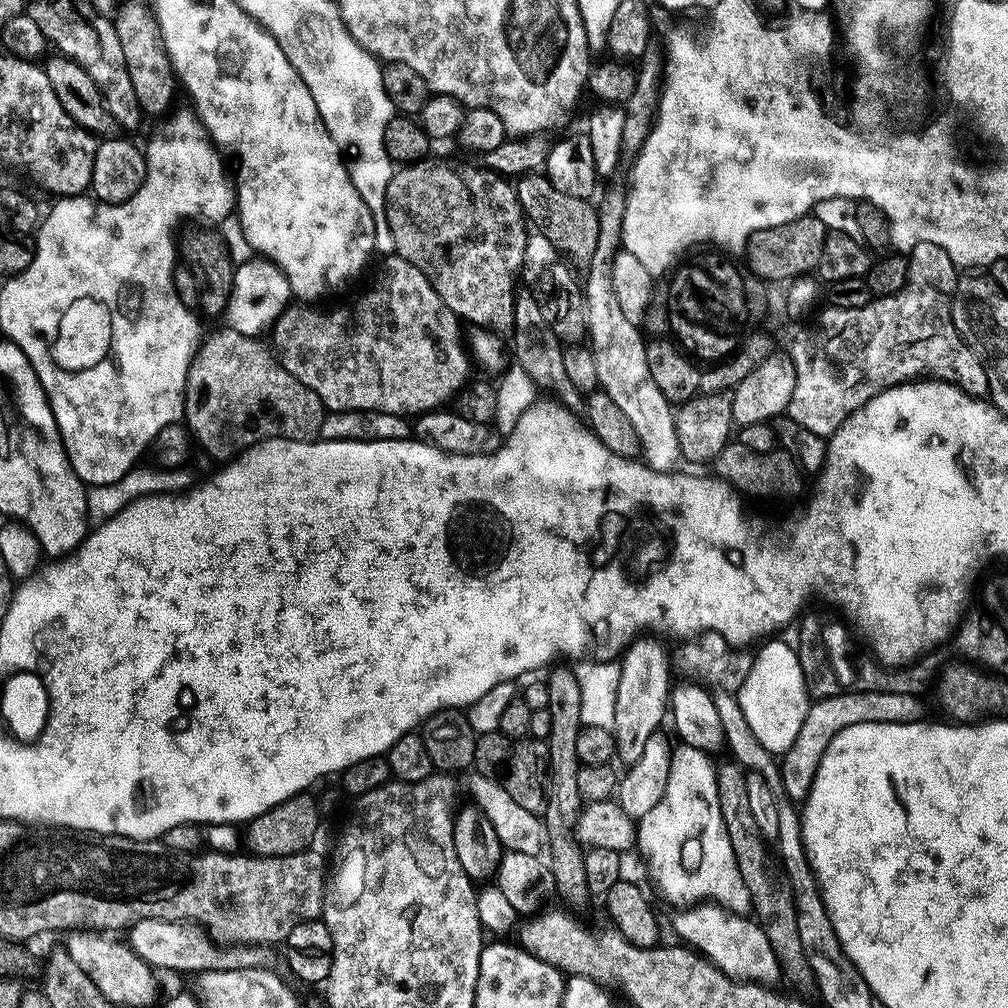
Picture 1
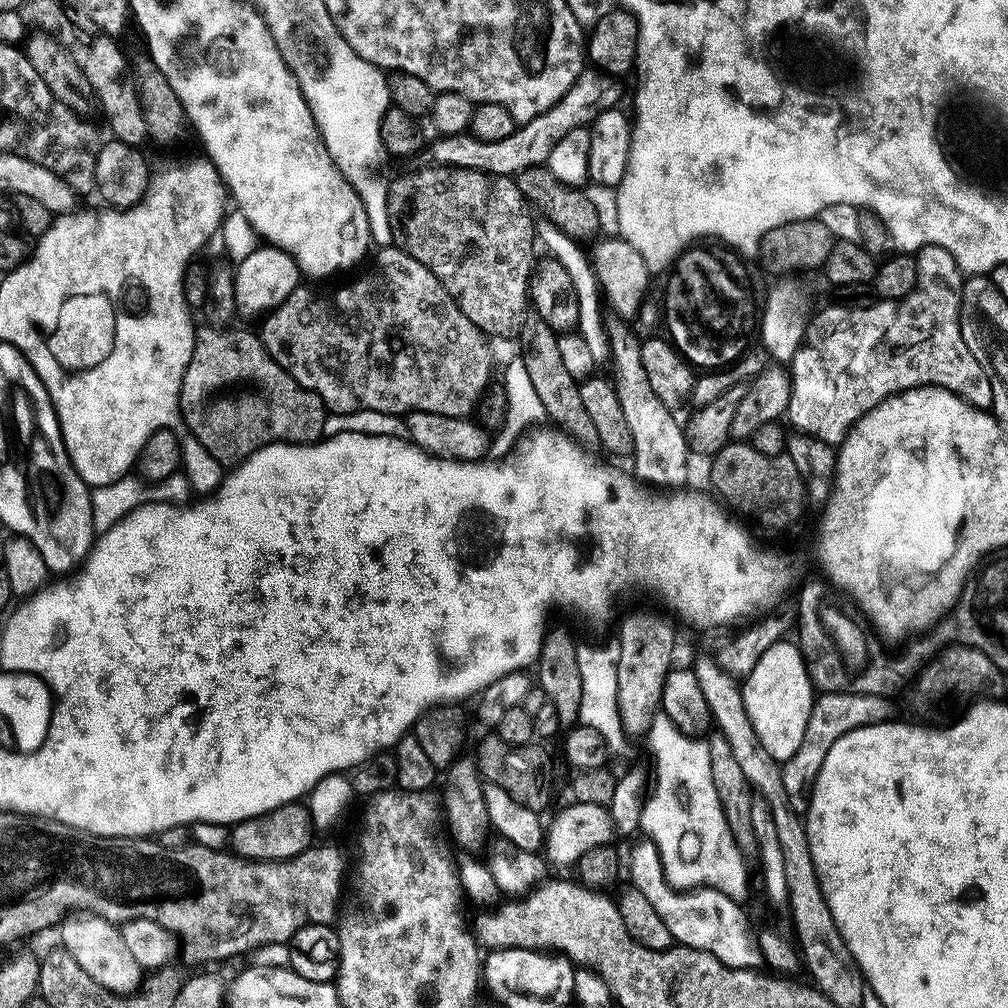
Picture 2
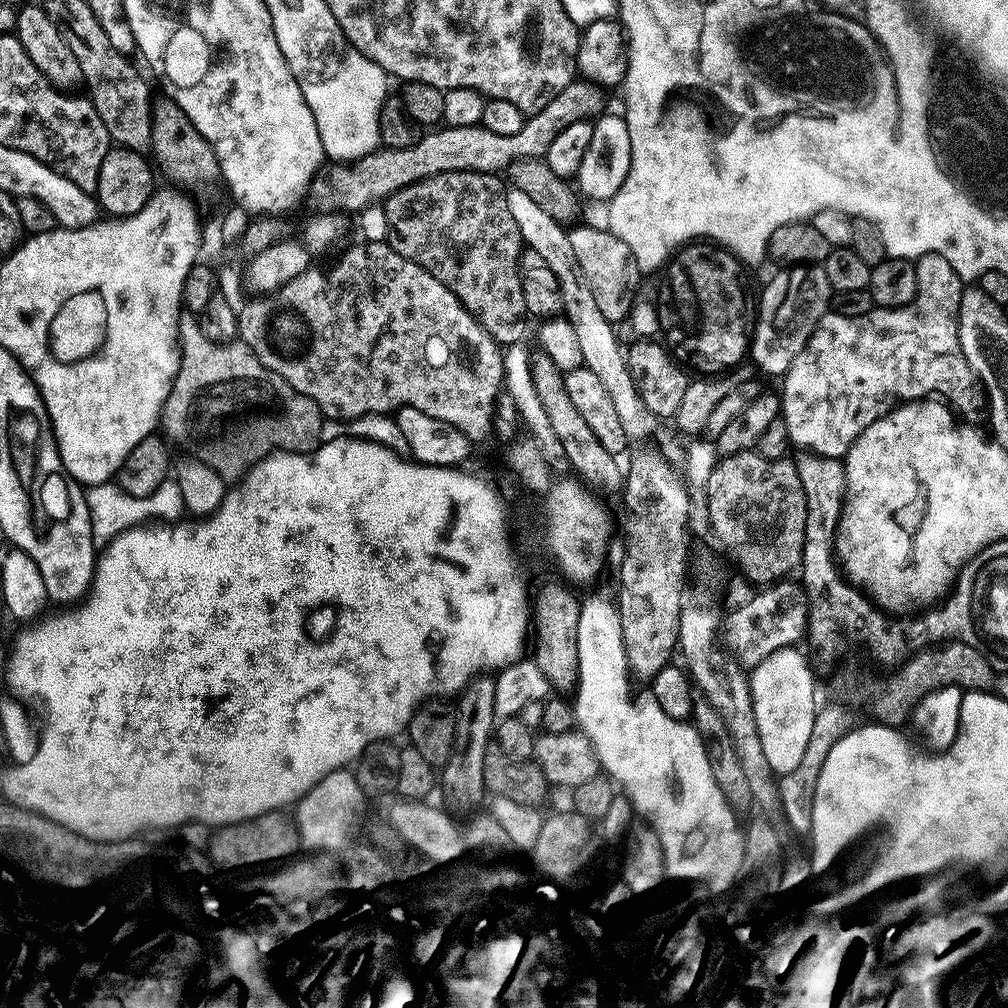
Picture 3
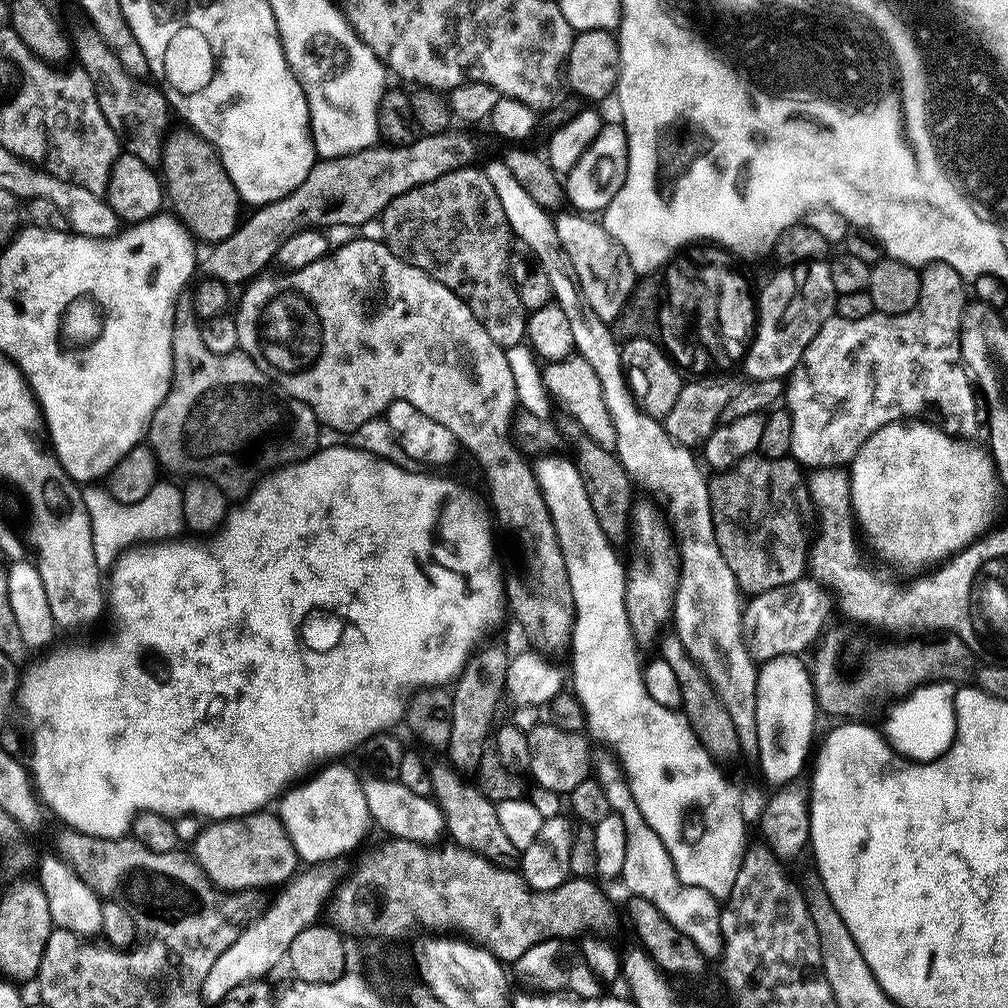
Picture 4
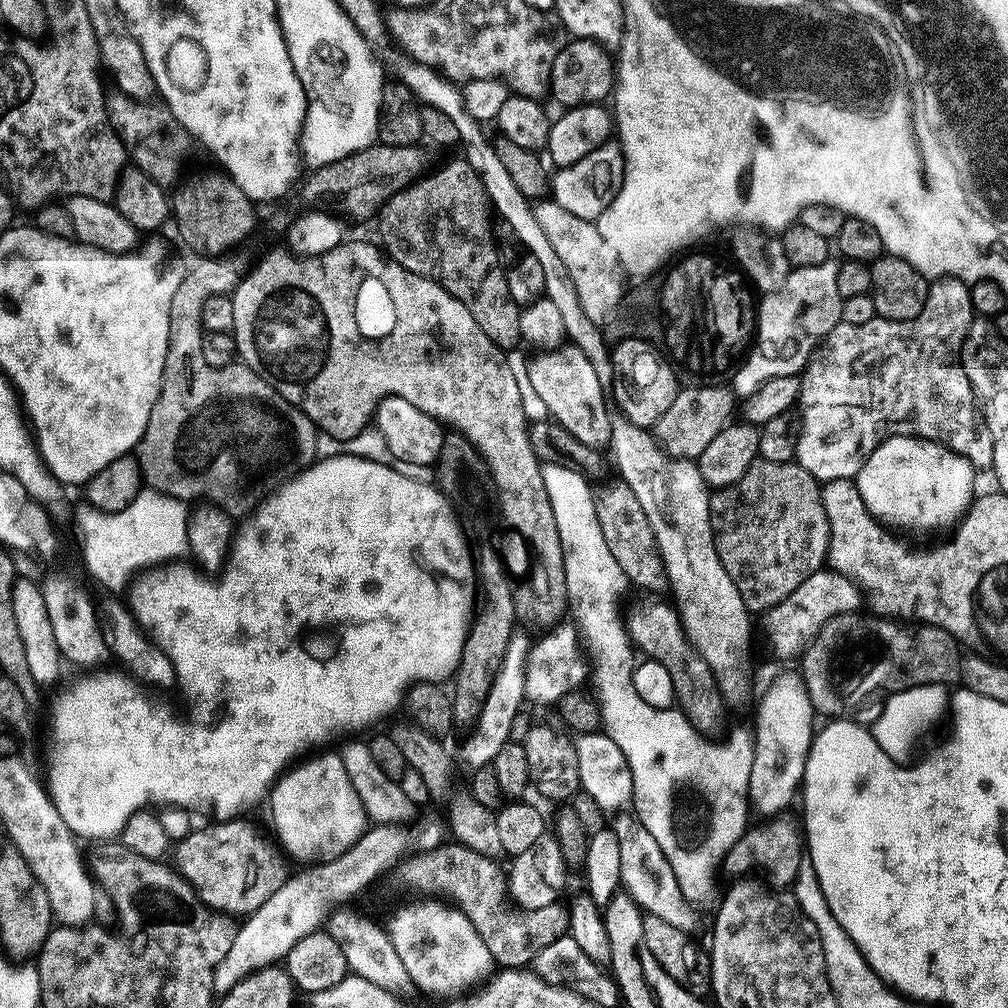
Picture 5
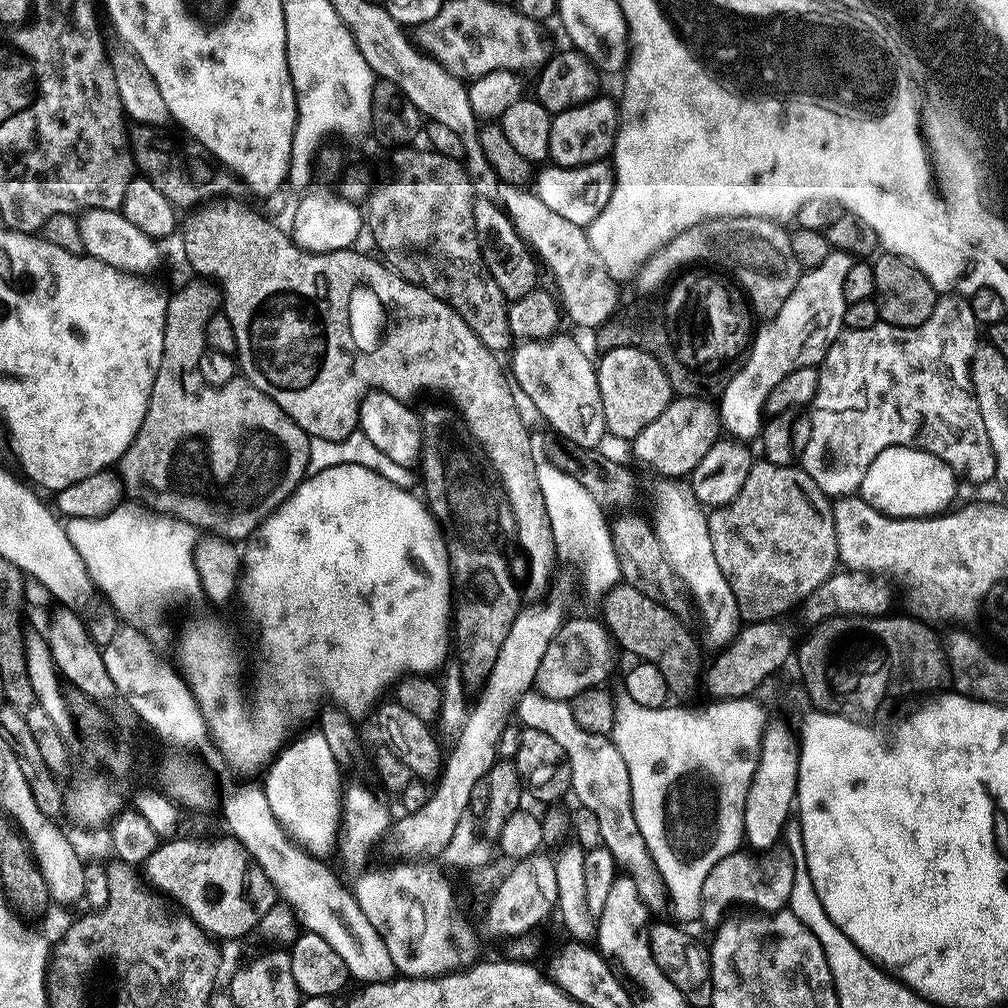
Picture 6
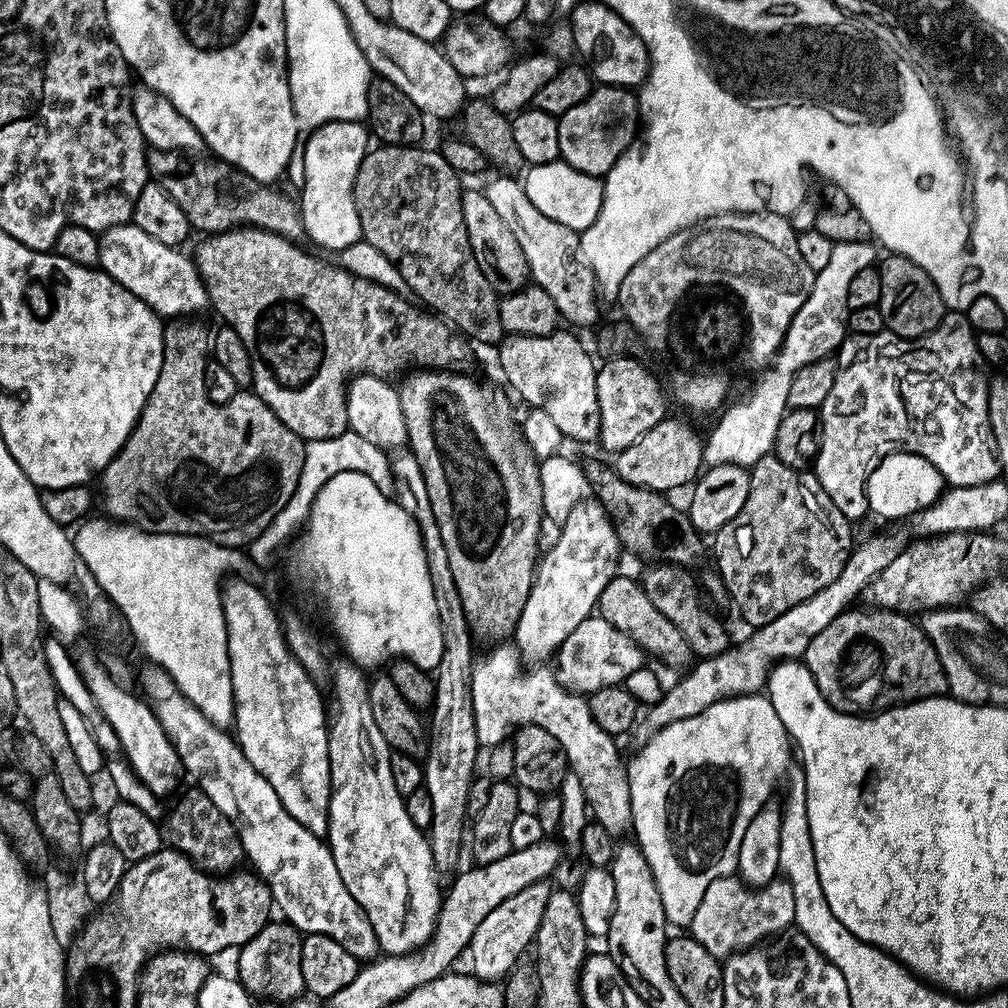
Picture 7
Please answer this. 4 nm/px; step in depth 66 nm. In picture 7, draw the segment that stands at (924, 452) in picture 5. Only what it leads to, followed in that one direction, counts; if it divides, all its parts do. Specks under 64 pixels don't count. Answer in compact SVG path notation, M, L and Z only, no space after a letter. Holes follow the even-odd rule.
M892 452L885 456L868 479L868 511L885 516L890 522L900 522L911 518L916 512L931 506L939 499L946 488L941 472L926 458L915 456L912 452Z

